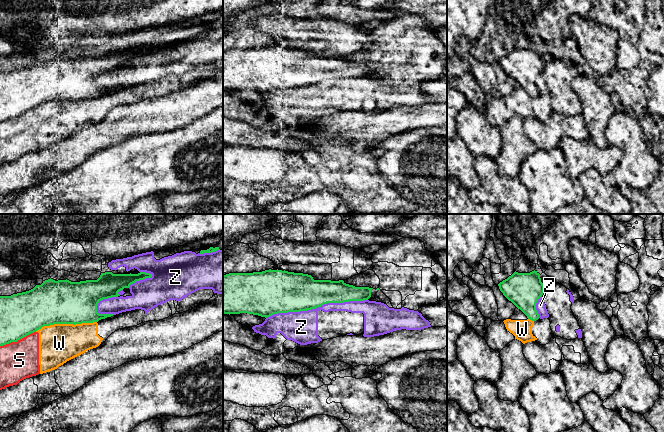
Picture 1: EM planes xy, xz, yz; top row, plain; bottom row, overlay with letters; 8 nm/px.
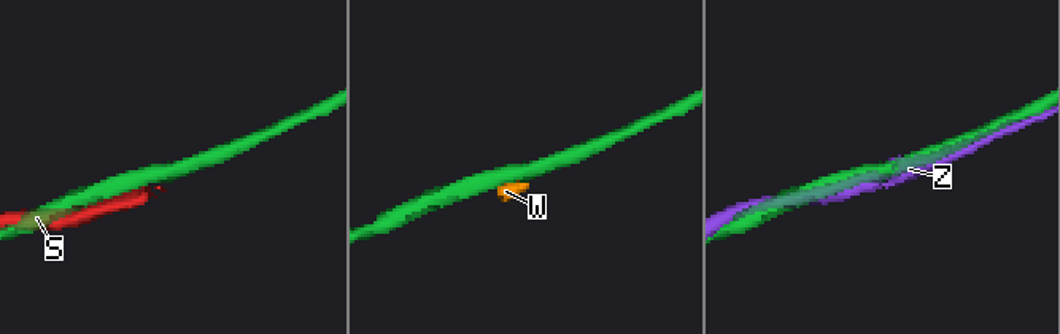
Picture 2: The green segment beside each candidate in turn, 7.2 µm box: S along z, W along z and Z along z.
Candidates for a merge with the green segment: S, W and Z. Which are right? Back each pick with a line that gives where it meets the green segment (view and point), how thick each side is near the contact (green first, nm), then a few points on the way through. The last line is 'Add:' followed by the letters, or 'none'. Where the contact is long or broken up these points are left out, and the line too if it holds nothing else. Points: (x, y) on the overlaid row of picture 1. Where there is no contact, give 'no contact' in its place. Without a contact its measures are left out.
Add: none

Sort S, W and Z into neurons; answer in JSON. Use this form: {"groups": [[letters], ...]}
{"groups": [["S", "W"], ["Z"]]}

